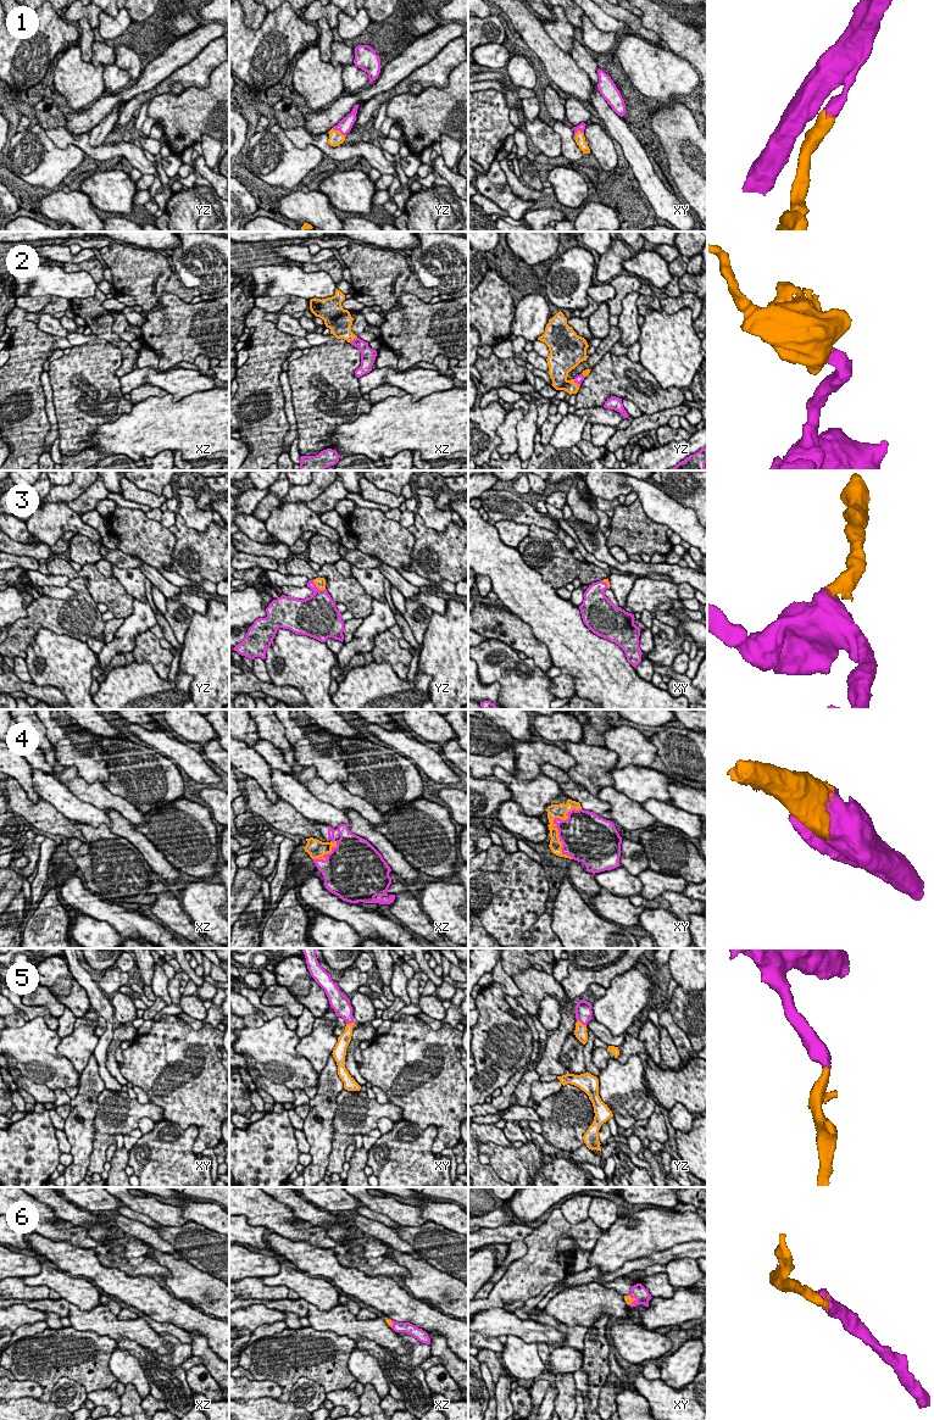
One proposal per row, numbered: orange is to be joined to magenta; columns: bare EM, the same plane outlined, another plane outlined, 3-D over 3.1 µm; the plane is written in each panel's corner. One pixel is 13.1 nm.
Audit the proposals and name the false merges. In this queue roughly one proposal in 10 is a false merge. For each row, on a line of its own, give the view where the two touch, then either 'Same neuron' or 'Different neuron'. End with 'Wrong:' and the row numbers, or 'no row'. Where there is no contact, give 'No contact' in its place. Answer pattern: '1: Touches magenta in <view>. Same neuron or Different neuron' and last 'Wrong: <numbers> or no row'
1: Touches magenta in yz. Same neuron
2: Touches magenta in xz. Same neuron
3: Touches magenta in yz. Same neuron
4: Touches magenta in xy. Same neuron
5: Touches magenta in yz. Same neuron
6: Touches magenta in xy. Same neuron
Wrong: no row

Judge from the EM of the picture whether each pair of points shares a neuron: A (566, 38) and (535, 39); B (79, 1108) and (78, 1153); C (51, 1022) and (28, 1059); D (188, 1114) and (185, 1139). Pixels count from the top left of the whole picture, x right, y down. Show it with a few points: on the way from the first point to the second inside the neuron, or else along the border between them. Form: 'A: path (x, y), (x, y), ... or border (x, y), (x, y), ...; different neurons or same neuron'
A: border (541, 22), (549, 37), (570, 54); different neurons
B: path (85, 1119), (81, 1128), (81, 1142); same neuron
C: border (29, 1019), (40, 1017), (55, 1031); different neurons
D: border (165, 1118), (183, 1128), (194, 1125), (194, 1145); different neurons

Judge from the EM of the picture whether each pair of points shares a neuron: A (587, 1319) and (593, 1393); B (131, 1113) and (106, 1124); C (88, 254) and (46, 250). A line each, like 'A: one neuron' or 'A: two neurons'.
A: two neurons
B: one neuron
C: one neuron

